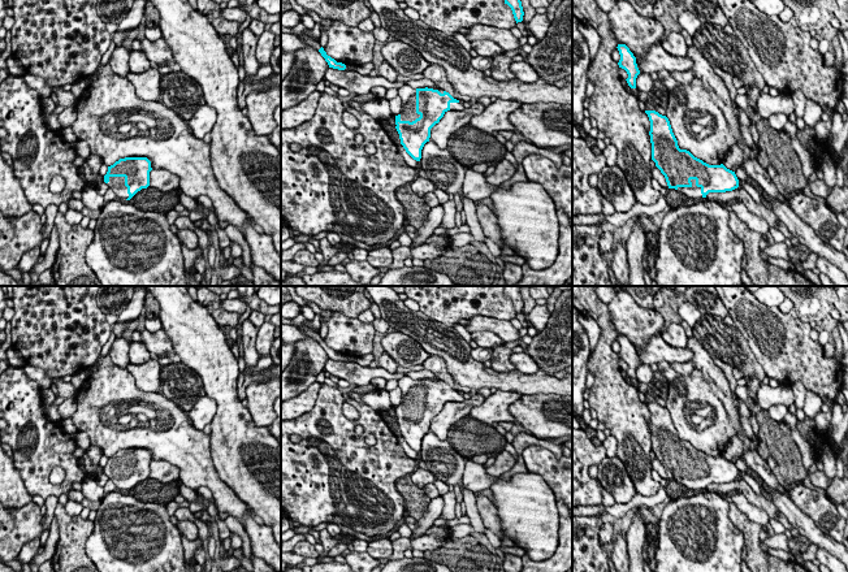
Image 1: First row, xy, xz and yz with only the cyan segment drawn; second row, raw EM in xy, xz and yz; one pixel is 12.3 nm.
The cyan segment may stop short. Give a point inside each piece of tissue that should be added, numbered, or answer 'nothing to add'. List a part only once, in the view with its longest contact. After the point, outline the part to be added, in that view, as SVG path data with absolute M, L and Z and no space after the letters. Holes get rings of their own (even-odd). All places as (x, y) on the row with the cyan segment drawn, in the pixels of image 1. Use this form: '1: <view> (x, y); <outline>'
1: xz (407, 94); M404 84L398 88L398 96L402 99L401 121L415 121L420 117L416 113L416 88Z

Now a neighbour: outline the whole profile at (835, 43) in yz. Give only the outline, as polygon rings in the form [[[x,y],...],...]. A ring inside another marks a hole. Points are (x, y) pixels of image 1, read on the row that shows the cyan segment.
[[[835,36],[831,42],[831,46],[834,47],[834,51],[835,51],[835,56],[836,56],[836,60],[835,60],[835,69],[841,73],[841,69],[843,69],[843,49],[841,49],[841,46],[840,46],[840,42],[839,42],[839,38]]]

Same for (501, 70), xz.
[[[498,55],[493,57],[492,61],[492,78],[501,82],[507,82],[515,79],[514,73],[510,69],[510,64],[512,62],[511,57],[505,55]]]

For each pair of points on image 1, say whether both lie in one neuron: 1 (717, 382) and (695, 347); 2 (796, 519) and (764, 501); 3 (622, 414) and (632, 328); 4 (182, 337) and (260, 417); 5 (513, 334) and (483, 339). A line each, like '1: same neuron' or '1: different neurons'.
1: same neuron
2: different neurons
3: different neurons
4: different neurons
5: different neurons

